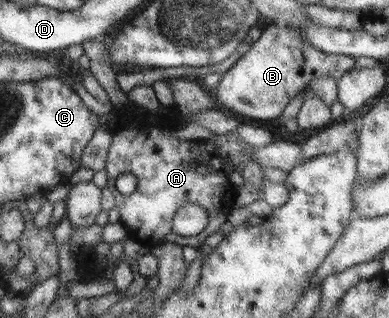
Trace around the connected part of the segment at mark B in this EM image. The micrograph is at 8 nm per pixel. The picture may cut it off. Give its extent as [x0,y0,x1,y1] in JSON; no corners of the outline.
[212,24,355,120]

